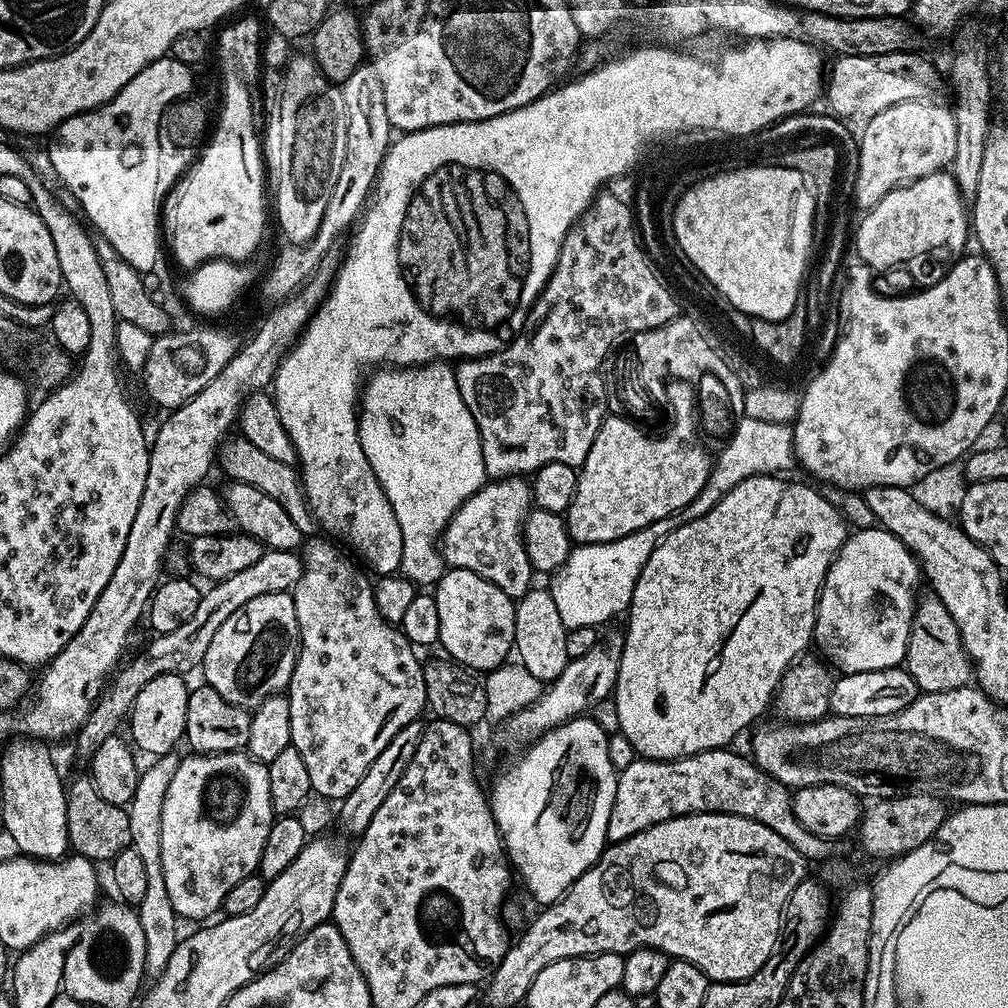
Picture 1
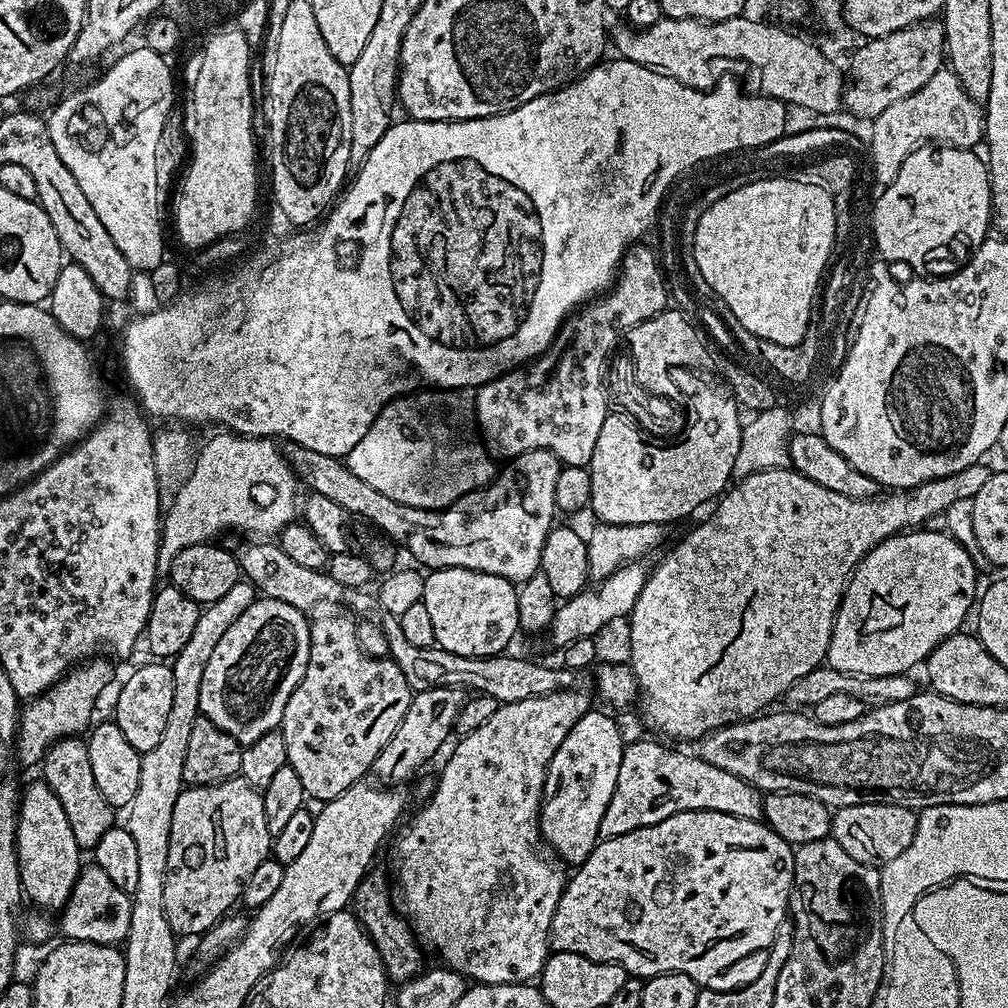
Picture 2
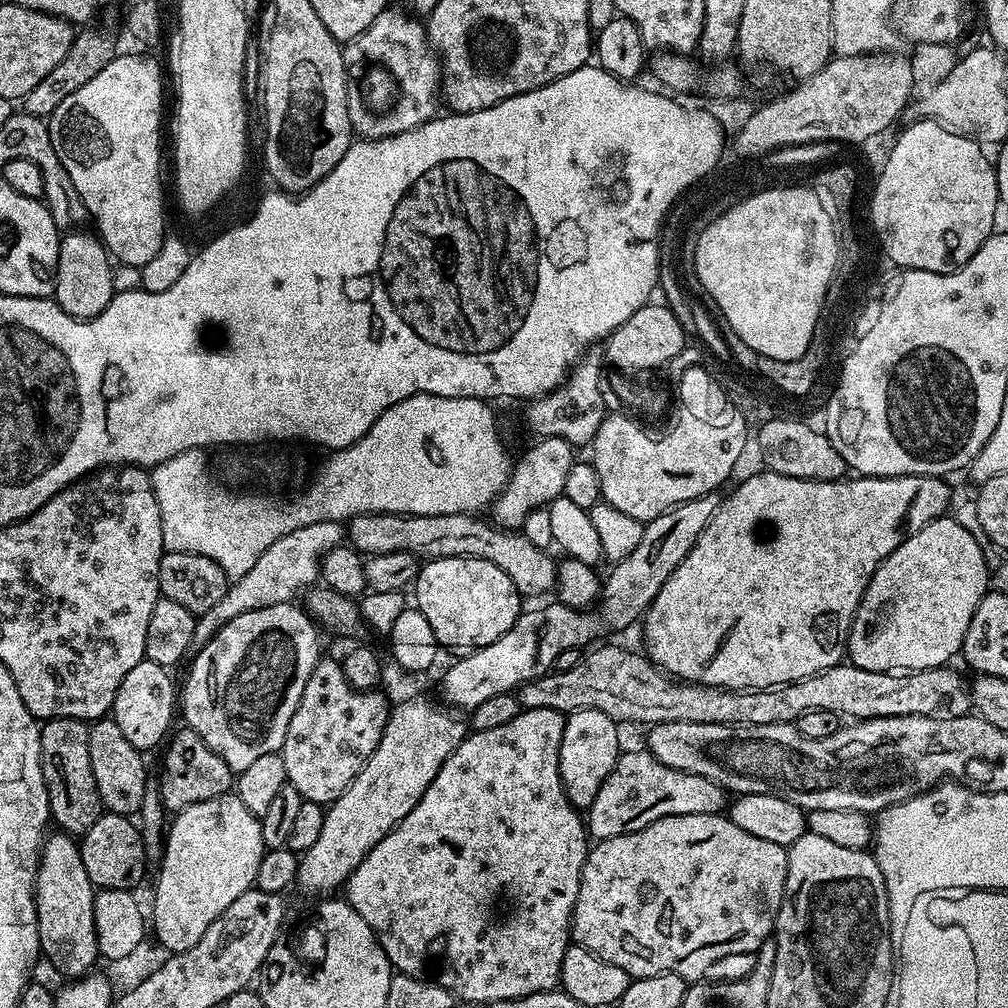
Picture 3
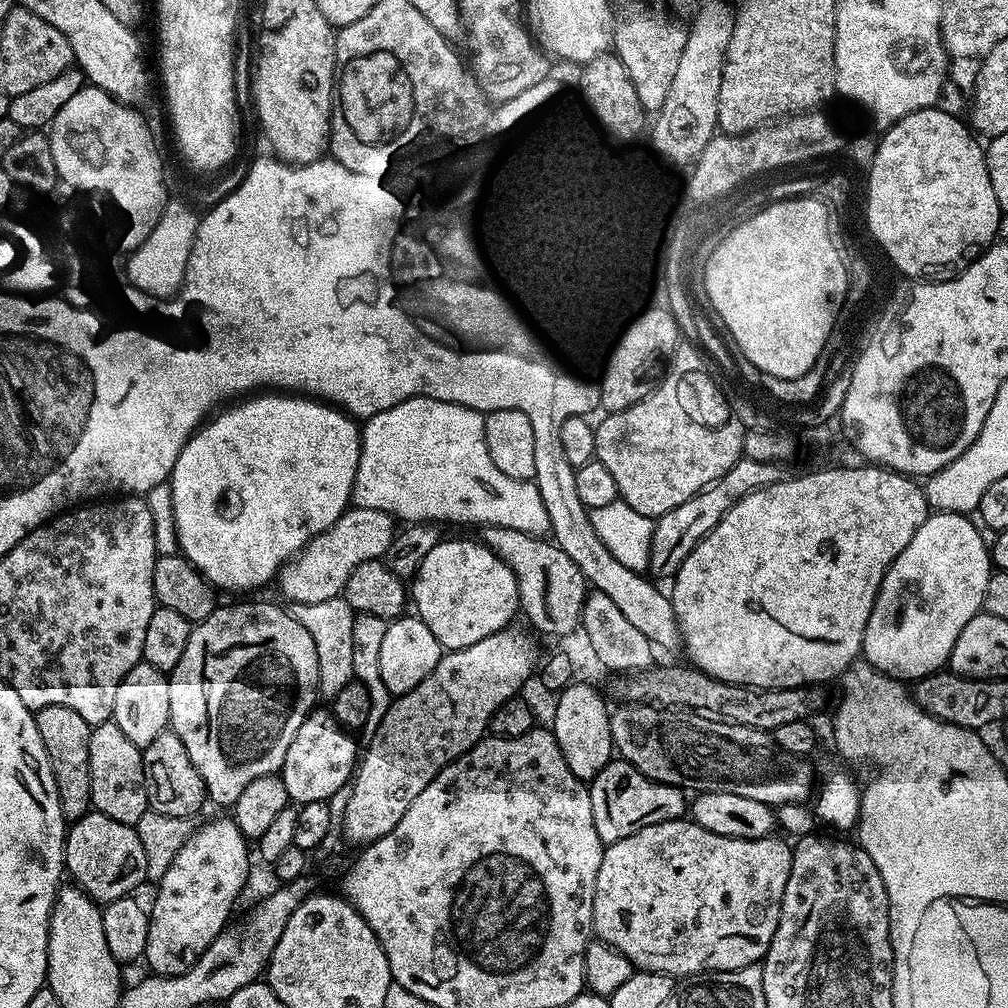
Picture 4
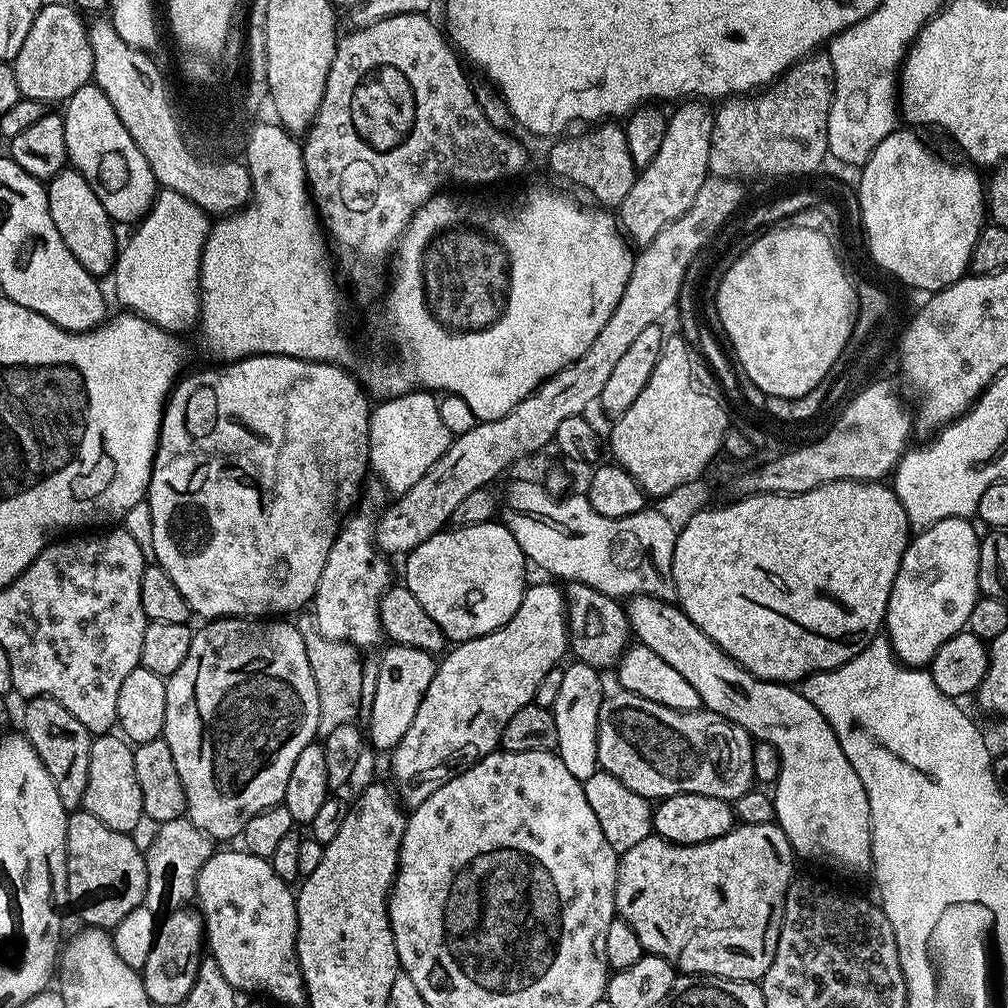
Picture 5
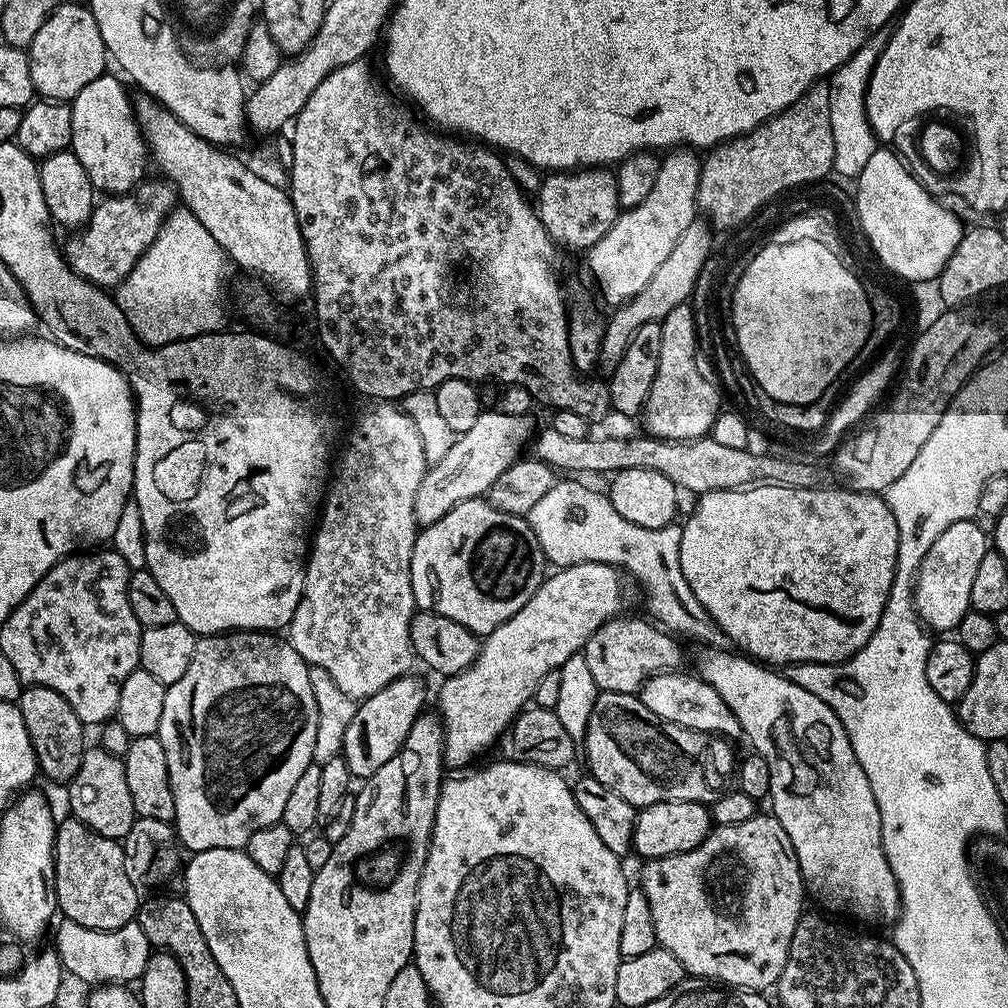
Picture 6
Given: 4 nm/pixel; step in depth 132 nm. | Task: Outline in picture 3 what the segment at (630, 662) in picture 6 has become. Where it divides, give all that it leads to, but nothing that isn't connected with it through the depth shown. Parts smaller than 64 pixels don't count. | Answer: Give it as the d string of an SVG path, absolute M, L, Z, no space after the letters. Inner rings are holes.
M373 512L354 516L346 524L346 540L361 556L409 552L421 561L469 556L494 562L502 574L514 582L521 597L551 593L556 586L555 559L551 560L534 541L520 530L497 526L491 519L470 512L458 514L430 514L429 516L402 516L398 512Z

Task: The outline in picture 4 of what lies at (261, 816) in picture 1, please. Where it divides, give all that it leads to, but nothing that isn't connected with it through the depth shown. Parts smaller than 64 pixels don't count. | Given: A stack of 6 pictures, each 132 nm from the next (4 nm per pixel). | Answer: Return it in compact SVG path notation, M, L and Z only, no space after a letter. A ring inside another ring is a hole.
M231 818L212 820L209 824L202 823L195 829L185 845L178 850L169 869L155 885L156 901L148 912L148 933L146 946L142 957L143 963L148 963L153 973L158 976L177 976L194 966L200 956L218 938L233 919L232 907L248 880L248 848L249 841L238 830L236 821Z

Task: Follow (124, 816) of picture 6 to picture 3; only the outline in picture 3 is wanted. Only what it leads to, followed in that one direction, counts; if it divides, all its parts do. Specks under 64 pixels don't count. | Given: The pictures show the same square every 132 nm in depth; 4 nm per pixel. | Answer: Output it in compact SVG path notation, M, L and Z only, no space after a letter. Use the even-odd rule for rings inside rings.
M101 718L88 729L90 742L90 766L94 768L94 782L98 786L100 801L109 813L117 816L131 817L139 813L140 802L148 781L144 774L144 760L141 749L130 746L126 742L122 730L118 730L116 721L111 718Z

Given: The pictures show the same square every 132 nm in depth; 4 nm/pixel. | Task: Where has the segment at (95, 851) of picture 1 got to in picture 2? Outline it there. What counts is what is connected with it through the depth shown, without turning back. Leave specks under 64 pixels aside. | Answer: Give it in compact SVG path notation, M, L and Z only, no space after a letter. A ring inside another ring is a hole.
M65 736L64 739L54 742L44 756L43 768L43 783L48 784L54 794L58 794L58 802L62 802L62 810L66 810L74 842L78 842L81 850L95 850L102 834L106 834L106 830L110 830L117 823L117 813L110 806L110 802L102 798L102 790L98 790L94 783L87 743L75 736Z

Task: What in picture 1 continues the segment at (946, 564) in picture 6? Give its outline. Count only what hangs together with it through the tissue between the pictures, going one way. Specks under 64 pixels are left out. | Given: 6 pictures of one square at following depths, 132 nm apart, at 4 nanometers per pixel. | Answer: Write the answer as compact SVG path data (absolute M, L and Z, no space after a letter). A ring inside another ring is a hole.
M879 526L853 531L833 558L816 603L816 625L812 634L830 664L832 659L831 667L840 668L836 670L841 673L901 667L912 629L912 612L918 599L916 587L920 580L922 584L920 561L901 540L894 538L894 534Z

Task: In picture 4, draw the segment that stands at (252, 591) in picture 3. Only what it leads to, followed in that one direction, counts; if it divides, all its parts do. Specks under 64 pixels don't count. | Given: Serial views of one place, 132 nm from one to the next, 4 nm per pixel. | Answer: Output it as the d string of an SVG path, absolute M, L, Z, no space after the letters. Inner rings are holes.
M349 507L342 518L330 529L315 536L305 548L293 556L280 570L278 585L285 601L326 602L326 598L341 595L346 586L346 578L354 574L362 562L379 560L387 557L396 532L395 519L380 510L369 507Z

